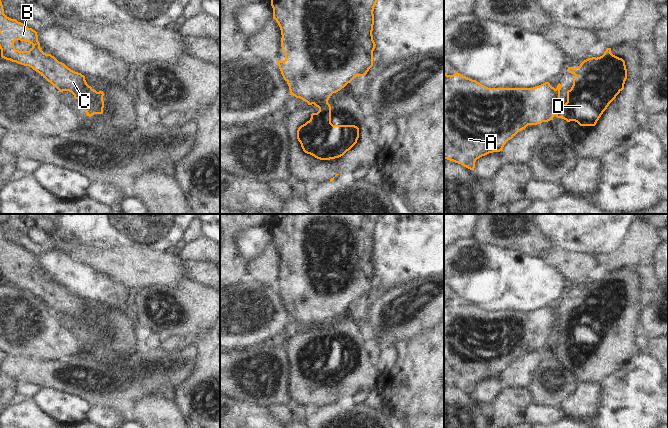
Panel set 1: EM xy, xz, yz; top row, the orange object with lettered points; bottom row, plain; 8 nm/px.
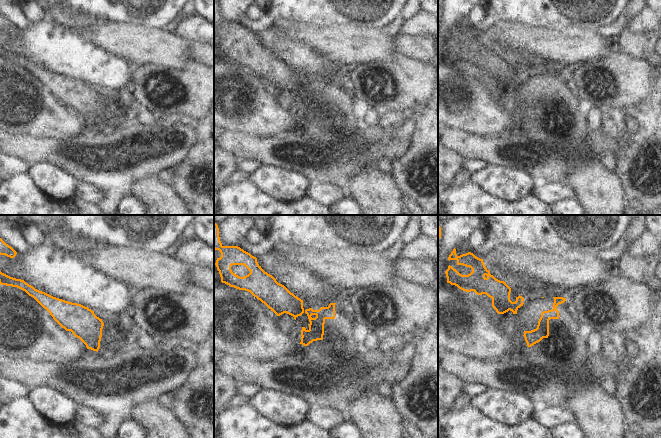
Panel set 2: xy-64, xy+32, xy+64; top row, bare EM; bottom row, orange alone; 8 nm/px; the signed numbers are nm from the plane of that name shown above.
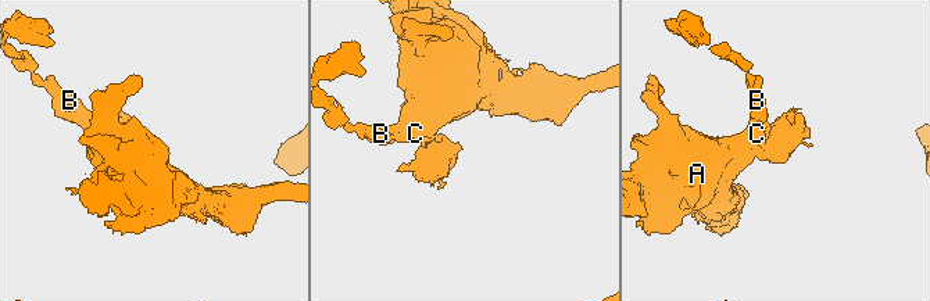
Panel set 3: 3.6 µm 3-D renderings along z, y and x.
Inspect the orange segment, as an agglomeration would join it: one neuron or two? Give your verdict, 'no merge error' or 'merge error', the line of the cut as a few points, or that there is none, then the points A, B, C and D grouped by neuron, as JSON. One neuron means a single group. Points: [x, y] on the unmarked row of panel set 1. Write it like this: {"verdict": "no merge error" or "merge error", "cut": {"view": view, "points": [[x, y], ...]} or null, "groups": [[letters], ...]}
{"verdict": "merge error", "cut": {"view": "yz", "points": [[555, 313], [556, 338]]}, "groups": [["A", "B", "C"], ["D"]]}

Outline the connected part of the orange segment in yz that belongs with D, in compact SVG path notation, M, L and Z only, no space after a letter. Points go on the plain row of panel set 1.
M607 272L600 281L592 281L584 284L579 291L568 291L567 295L574 298L573 309L567 315L567 326L560 325L559 307L556 312L556 341L567 346L575 345L580 350L595 350L603 336L616 320L624 313L627 303L627 293L625 285L611 277L611 272Z

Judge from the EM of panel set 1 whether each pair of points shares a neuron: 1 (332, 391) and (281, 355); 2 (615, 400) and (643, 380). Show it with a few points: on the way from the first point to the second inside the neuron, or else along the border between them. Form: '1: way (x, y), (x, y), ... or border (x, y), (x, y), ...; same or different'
1: border (287, 349), (290, 360), (290, 384); different
2: way (622, 400), (636, 387); same

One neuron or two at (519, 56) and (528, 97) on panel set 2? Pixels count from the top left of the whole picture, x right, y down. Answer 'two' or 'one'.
two

